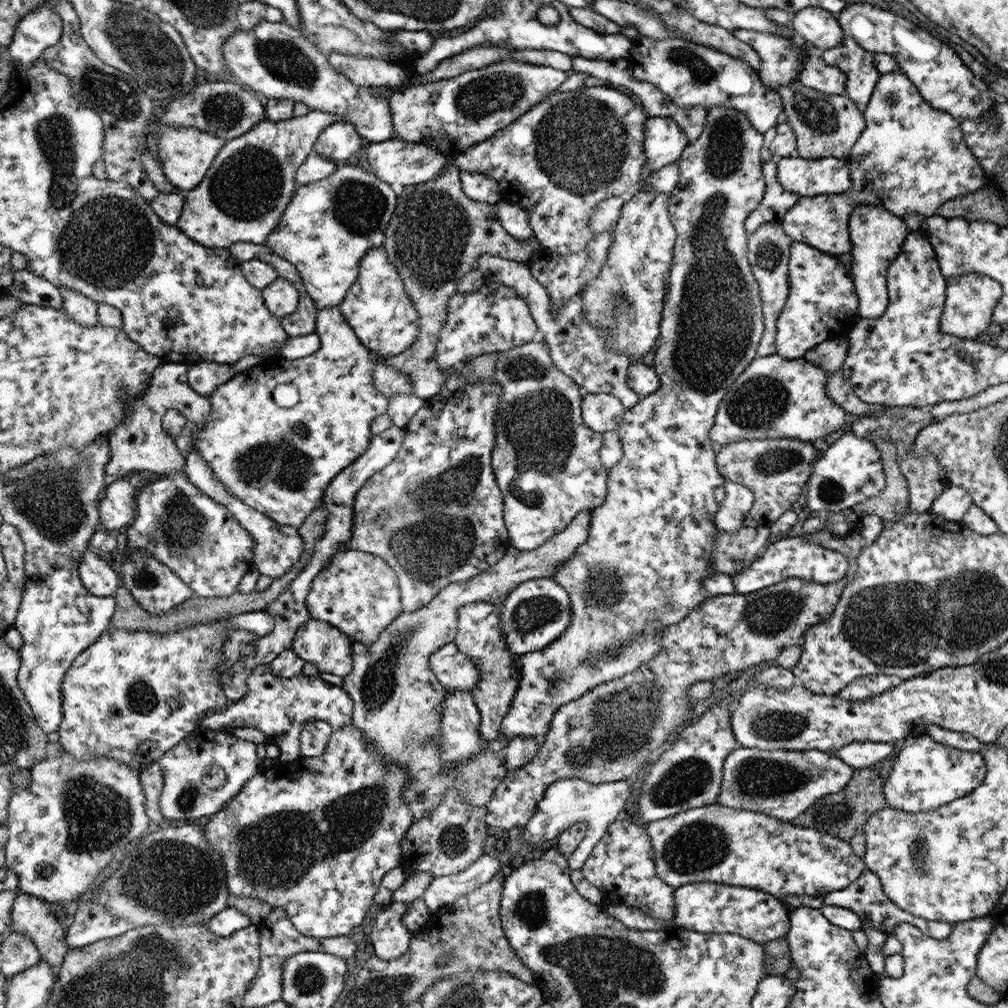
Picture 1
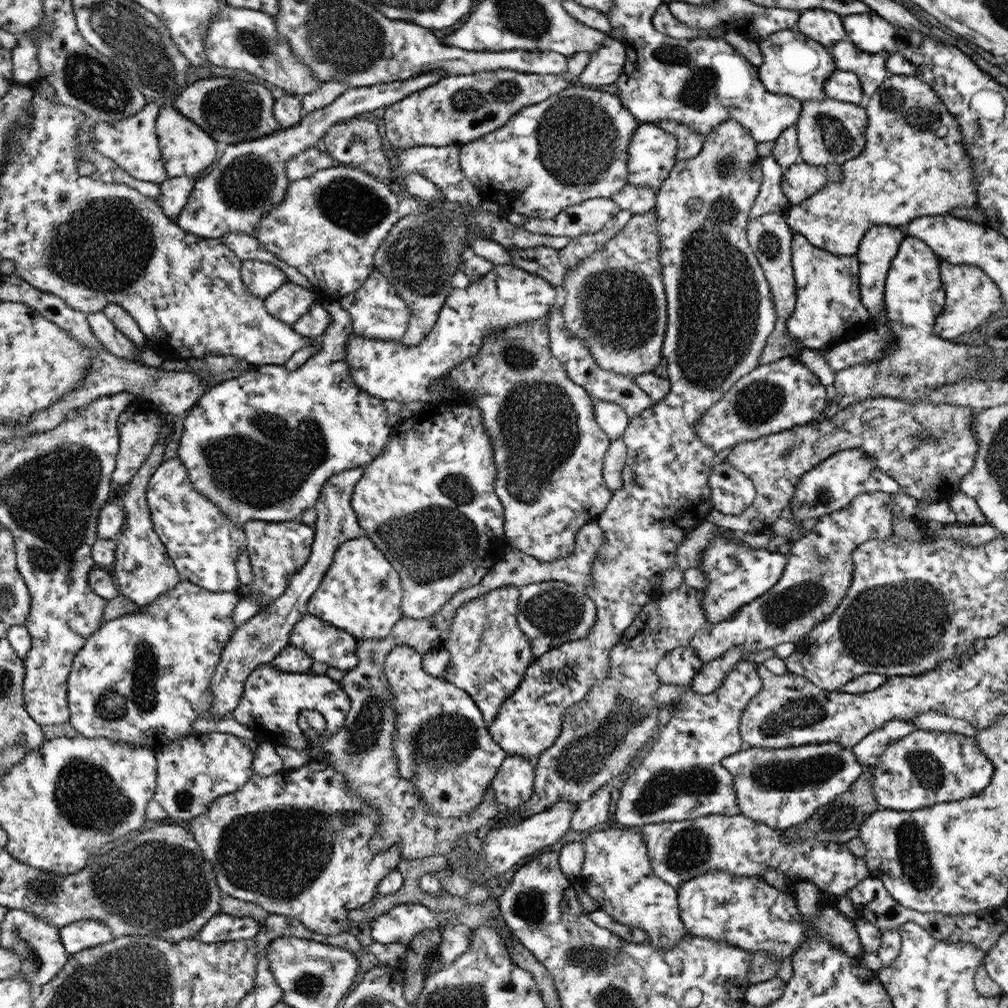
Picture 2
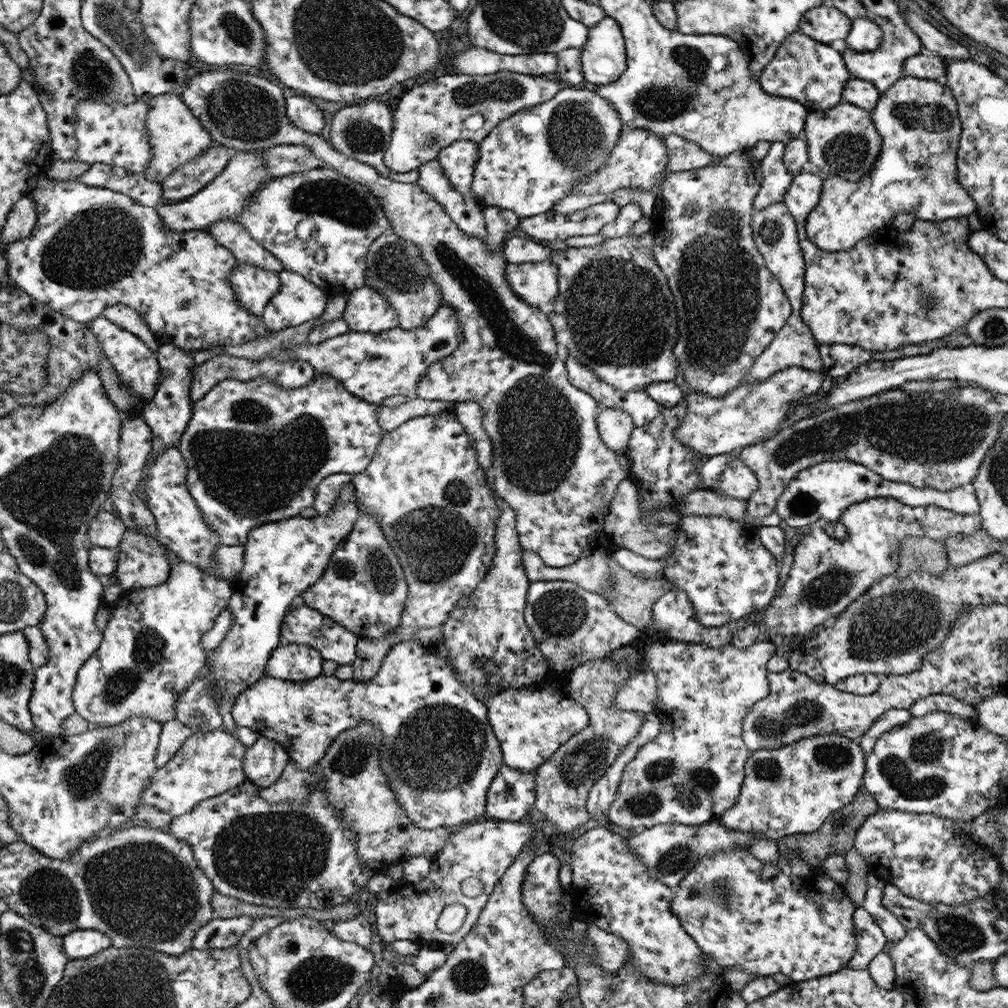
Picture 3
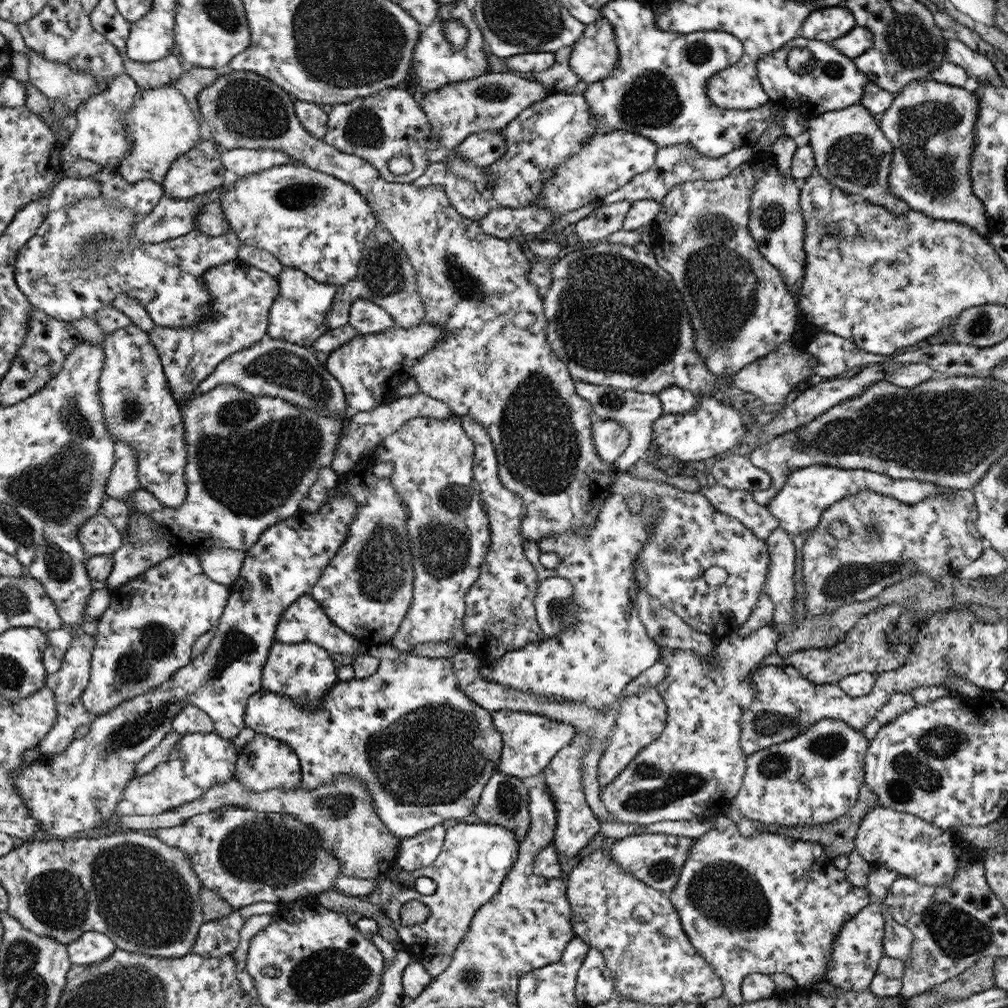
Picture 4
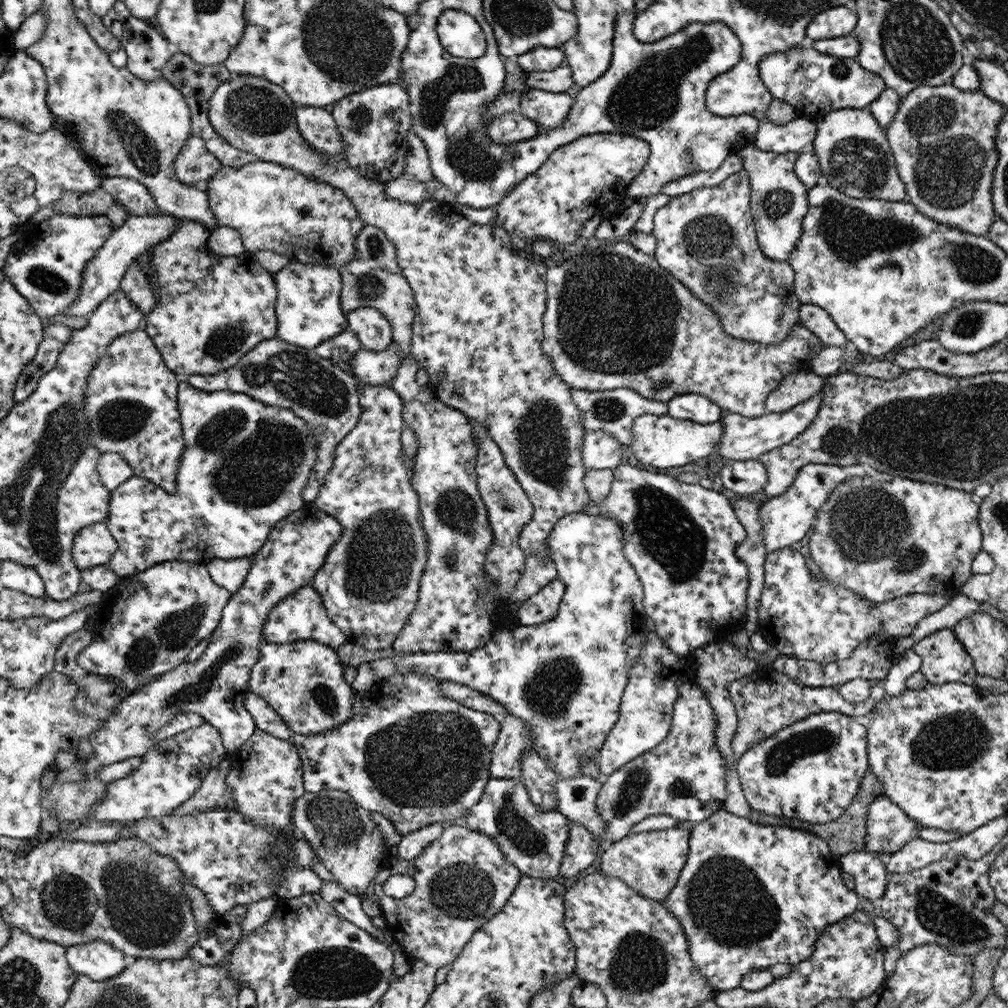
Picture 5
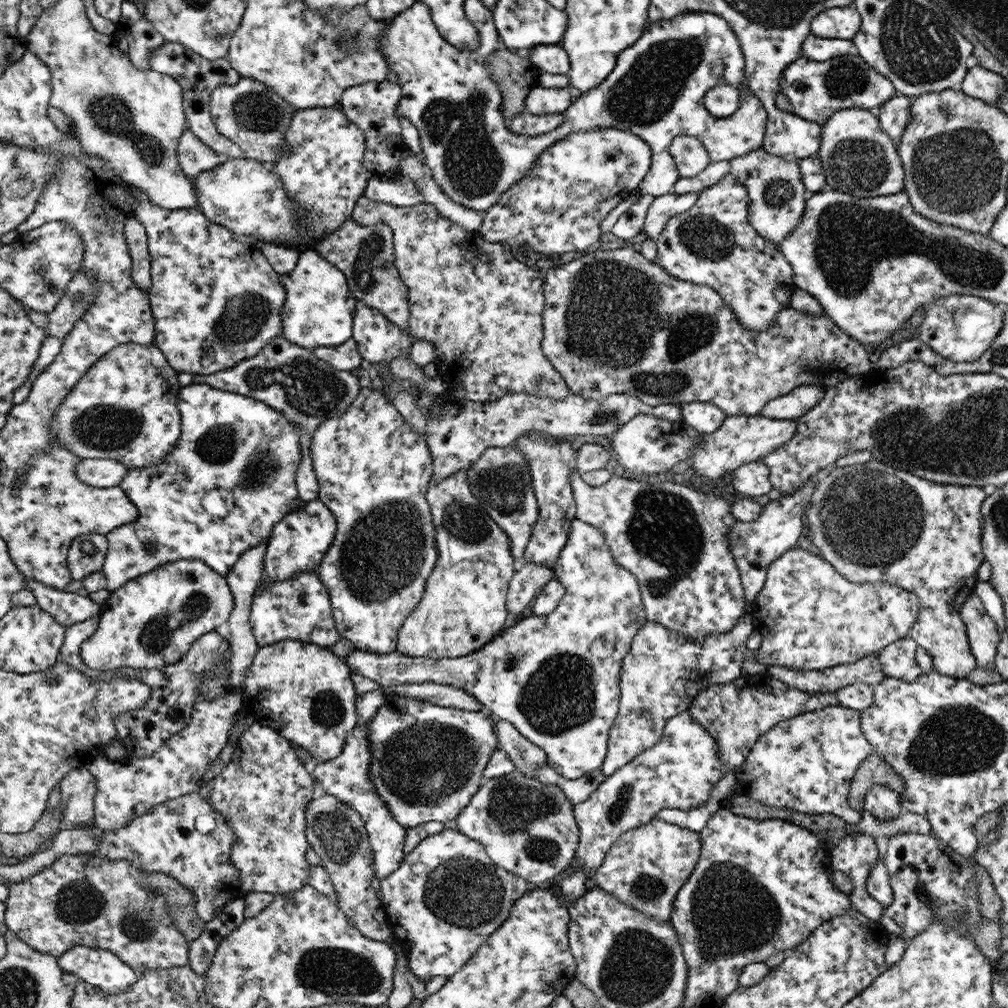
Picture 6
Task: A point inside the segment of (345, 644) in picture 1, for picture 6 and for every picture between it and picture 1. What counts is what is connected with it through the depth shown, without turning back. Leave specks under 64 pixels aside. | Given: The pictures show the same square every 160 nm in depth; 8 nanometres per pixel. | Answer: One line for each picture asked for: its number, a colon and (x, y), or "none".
2: (336, 648)
3: (303, 625)
4: (303, 621)
5: (301, 616)
6: (298, 608)

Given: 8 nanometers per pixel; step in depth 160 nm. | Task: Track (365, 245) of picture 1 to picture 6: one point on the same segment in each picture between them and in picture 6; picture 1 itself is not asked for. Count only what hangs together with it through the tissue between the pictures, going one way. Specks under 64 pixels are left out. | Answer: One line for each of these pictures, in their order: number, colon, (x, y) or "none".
2: (328, 226)
3: (319, 224)
4: (313, 222)
5: (275, 208)
6: (243, 195)

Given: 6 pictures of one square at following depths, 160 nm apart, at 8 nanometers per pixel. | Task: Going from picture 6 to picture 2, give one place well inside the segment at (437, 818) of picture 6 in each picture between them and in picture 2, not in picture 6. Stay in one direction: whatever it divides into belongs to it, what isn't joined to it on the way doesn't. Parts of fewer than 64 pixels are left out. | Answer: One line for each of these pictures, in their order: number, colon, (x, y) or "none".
2: (441, 745)
3: (438, 753)
4: (424, 750)
5: (409, 752)

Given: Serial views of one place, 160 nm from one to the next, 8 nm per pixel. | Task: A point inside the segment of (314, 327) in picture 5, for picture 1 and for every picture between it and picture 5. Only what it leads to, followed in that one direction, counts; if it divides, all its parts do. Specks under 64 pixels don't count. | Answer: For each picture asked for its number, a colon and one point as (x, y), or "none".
1: (281, 297)
2: (290, 301)
3: (297, 300)
4: (298, 315)

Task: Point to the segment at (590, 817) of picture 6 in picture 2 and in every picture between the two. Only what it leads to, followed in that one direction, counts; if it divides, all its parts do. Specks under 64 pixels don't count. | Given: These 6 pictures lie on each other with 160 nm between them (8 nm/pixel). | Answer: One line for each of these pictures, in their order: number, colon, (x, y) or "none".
2: (681, 775)
3: (692, 771)
4: (692, 772)
5: (684, 777)

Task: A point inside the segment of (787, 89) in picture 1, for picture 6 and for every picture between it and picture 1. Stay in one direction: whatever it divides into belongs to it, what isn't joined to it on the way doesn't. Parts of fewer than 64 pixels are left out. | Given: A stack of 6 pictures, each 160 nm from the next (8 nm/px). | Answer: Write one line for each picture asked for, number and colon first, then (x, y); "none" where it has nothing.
2: (830, 131)
3: (841, 141)
4: (849, 150)
5: (853, 155)
6: (858, 159)

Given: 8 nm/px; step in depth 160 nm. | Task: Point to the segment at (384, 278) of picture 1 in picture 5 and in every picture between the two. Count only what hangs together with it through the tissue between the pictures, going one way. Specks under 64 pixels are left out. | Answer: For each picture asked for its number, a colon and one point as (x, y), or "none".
2: (377, 312)
3: (366, 311)
4: (367, 318)
5: (373, 331)

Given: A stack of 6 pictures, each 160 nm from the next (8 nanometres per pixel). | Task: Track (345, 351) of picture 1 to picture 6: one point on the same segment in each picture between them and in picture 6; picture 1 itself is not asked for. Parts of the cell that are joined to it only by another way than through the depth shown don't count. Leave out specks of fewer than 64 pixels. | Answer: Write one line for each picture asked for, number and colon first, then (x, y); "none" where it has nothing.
2: (260, 446)
3: (255, 452)
4: (250, 460)
5: (245, 464)
6: (231, 442)

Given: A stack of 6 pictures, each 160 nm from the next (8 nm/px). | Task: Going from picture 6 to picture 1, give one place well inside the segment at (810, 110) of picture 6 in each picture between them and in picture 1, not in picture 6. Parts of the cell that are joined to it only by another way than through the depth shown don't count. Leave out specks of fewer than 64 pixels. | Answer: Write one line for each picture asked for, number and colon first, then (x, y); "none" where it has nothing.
1: (781, 58)
2: (792, 64)
3: (812, 73)
4: (810, 77)
5: (814, 84)

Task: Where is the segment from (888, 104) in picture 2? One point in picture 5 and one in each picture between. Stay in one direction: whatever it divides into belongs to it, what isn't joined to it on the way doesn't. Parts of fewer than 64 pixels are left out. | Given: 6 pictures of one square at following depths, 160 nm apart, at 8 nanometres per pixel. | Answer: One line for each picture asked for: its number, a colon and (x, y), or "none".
3: (915, 173)
4: (930, 125)
5: (942, 138)

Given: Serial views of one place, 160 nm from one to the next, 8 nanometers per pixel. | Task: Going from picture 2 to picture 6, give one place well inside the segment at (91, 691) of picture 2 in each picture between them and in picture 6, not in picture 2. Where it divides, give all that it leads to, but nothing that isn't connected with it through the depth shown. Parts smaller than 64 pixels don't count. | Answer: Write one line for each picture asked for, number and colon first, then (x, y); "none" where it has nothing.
3: (151, 652)
4: (147, 631)
5: (147, 624)
6: (152, 620)

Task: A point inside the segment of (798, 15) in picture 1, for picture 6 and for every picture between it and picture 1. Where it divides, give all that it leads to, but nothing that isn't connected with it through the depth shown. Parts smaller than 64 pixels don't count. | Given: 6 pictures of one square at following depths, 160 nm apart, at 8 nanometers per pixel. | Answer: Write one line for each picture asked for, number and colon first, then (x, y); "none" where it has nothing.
2: (824, 27)
3: (823, 23)
4: (825, 24)
5: (834, 22)
6: (842, 23)

